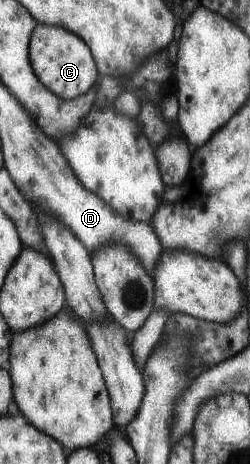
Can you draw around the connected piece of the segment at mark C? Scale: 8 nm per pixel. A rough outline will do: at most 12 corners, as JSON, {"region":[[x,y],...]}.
{"region":[[37,22],[29,56],[61,99],[86,94],[100,75],[90,47]]}

